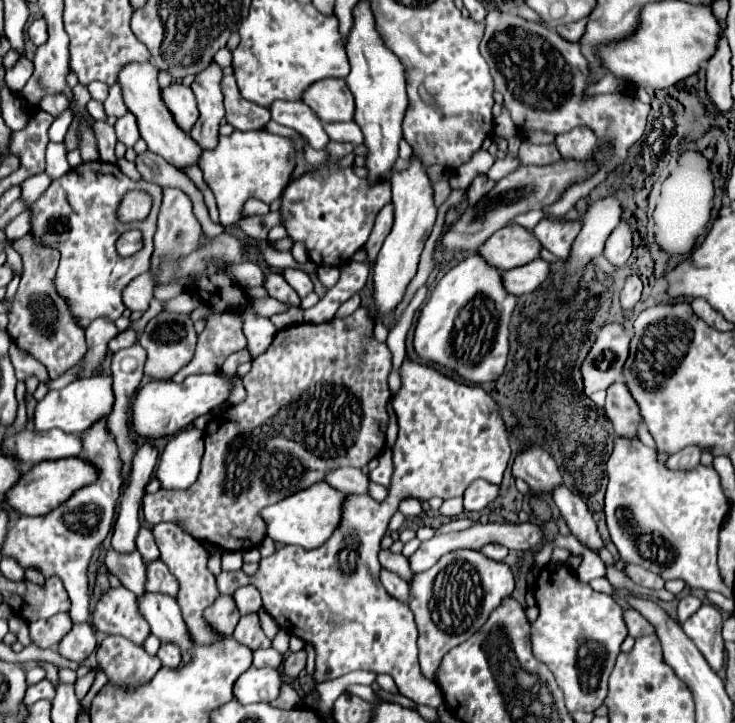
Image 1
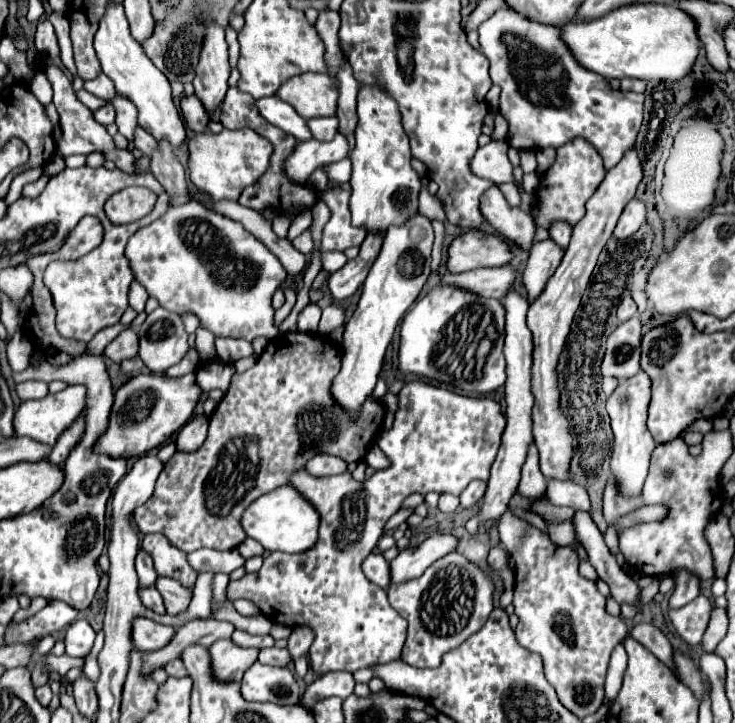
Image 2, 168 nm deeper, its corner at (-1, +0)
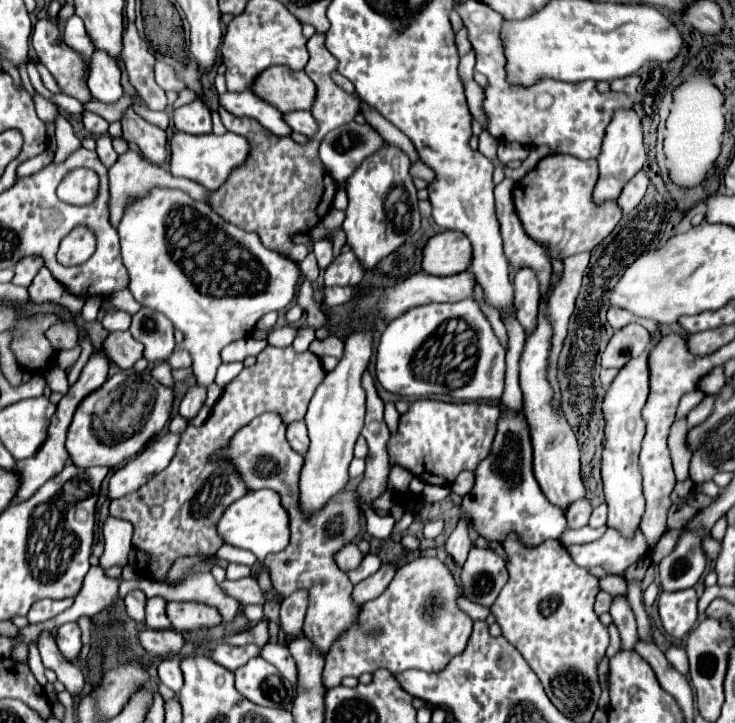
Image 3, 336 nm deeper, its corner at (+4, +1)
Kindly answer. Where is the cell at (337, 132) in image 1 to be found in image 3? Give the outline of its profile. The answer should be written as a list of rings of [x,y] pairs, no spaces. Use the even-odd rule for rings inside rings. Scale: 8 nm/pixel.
[[[306,110],[284,114],[284,120],[286,120],[286,124],[288,124],[294,132],[300,132],[300,134],[304,134],[304,136],[308,136],[308,138],[312,138],[312,136],[316,134],[318,124],[316,124],[314,116],[312,116],[310,112],[306,112]]]

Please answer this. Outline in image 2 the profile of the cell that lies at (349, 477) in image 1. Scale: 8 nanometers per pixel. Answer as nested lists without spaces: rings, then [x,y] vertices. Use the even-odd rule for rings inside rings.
[[[319,453],[315,455],[311,461],[307,461],[305,465],[309,469],[309,473],[319,475],[319,477],[327,477],[327,475],[337,475],[347,471],[347,463],[335,455],[327,455],[327,453]]]

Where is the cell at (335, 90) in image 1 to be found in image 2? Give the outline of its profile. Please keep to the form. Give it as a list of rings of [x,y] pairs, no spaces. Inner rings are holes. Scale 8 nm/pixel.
[[[301,73],[285,81],[275,93],[303,117],[331,117],[337,109],[339,91],[331,77],[325,73]]]

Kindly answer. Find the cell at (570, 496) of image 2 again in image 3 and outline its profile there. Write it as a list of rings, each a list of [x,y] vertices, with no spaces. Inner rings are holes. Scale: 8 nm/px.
[[[584,498],[584,500],[576,500],[576,504],[570,504],[566,508],[566,520],[568,520],[568,528],[582,528],[588,524],[588,518],[590,518],[590,512],[592,512],[592,506],[590,502]]]

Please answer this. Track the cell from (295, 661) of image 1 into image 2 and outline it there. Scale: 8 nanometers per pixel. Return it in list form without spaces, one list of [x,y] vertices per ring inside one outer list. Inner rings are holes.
[[[309,625],[291,627],[291,635],[287,639],[287,651],[291,653],[293,659],[307,655],[311,643],[313,643],[313,631],[309,629]]]

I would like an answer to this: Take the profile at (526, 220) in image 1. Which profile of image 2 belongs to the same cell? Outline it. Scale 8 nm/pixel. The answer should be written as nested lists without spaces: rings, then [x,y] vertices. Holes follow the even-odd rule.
[[[501,183],[499,189],[505,195],[505,199],[509,201],[509,205],[513,205],[513,207],[521,205],[521,195],[519,195],[519,191],[517,191],[517,187],[513,183]]]

